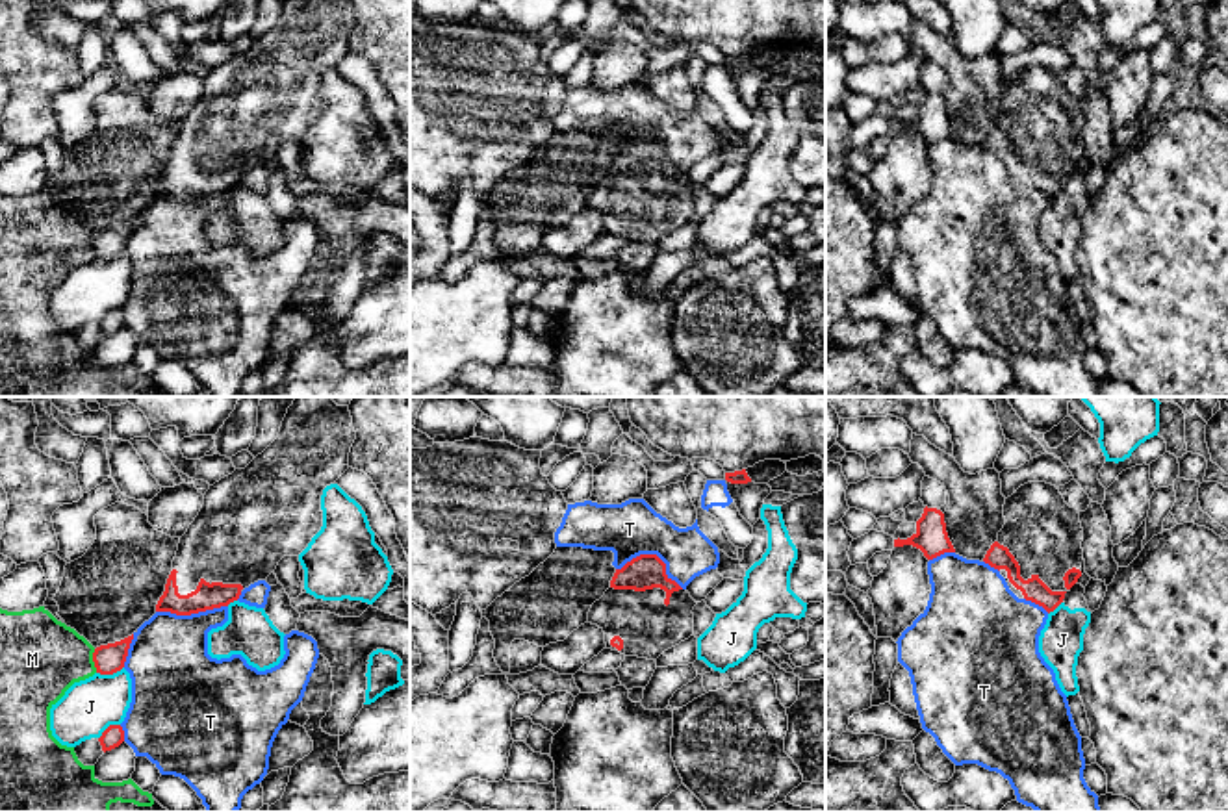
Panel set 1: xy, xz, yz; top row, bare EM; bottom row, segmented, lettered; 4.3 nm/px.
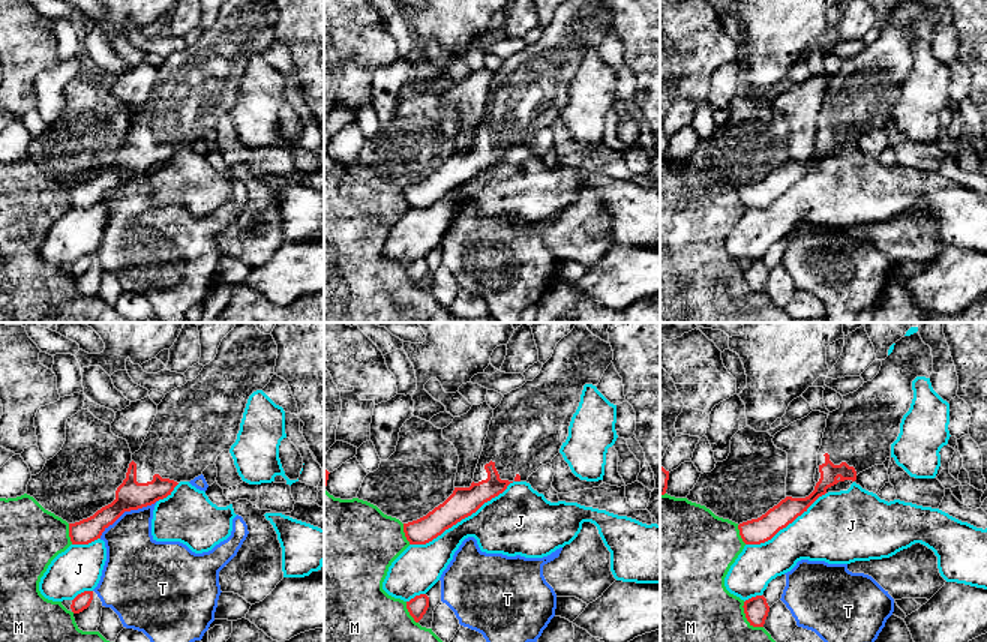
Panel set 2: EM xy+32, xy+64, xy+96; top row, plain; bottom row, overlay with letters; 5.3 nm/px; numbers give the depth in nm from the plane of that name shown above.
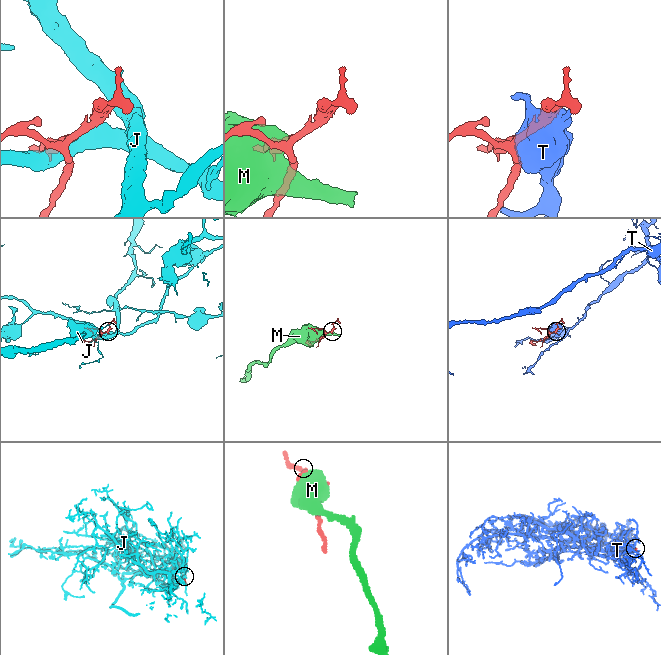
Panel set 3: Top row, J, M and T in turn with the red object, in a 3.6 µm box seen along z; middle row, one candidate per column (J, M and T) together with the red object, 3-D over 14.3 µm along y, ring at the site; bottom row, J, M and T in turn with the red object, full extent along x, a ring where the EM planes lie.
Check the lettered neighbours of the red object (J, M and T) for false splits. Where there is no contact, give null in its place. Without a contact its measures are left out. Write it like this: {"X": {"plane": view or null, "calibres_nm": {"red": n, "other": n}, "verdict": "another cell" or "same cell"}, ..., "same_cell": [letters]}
{"J": {"plane": "xy", "calibres_nm": {"red": 130, "other": 240}, "verdict": "another cell"}, "M": {"plane": "xy", "calibres_nm": {"red": 130, "other": 360}, "verdict": "another cell"}, "T": {"plane": "xz", "calibres_nm": {"red": 160, "other": 240}, "verdict": "another cell"}, "same_cell": []}

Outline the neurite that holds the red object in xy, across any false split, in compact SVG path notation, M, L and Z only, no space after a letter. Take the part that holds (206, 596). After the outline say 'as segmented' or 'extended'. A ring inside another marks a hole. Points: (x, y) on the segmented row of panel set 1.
M295 397L282 421L278 438L245 469L221 478L204 495L204 504L180 538L173 571L156 612L191 615L237 601L241 591L275 573L284 556L299 556L323 527L323 489L349 469L349 452L356 439L349 406L338 406L332 397Z | extended

